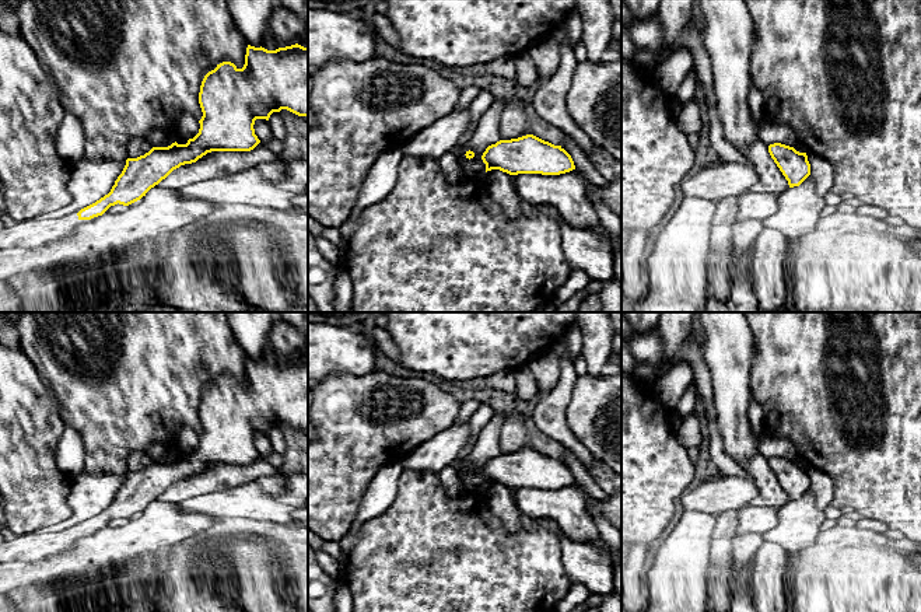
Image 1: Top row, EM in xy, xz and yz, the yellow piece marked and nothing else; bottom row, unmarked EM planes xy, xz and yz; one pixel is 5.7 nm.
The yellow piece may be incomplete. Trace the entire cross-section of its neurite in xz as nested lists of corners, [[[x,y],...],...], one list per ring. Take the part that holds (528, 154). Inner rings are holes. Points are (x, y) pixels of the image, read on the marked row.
[[[533,134],[500,140],[481,155],[486,172],[500,169],[509,175],[560,175],[575,169],[571,155],[561,147]]]

